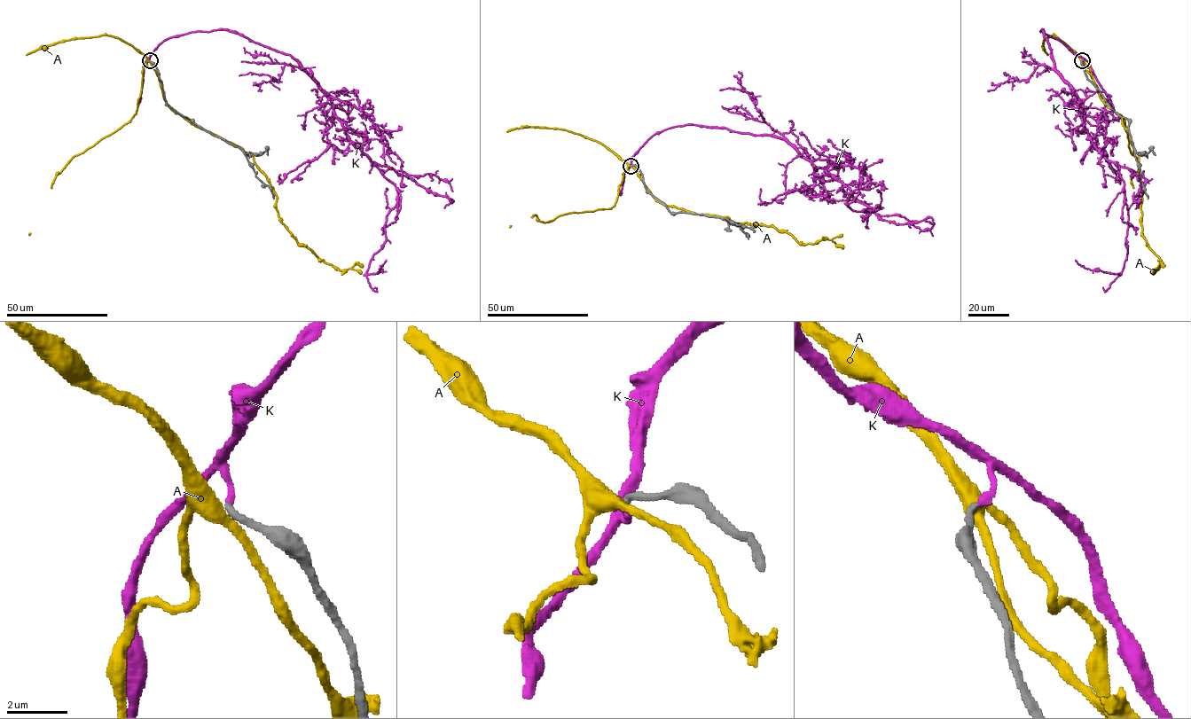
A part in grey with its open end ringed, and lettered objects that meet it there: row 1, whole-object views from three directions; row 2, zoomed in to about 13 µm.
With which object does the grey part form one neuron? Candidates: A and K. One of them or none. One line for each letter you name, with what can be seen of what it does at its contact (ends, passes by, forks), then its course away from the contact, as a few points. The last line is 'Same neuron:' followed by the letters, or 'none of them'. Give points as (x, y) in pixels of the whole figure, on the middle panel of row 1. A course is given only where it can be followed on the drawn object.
K: It ends there. Its course: (630, 166), (654, 135), (675, 127), (774, 135), (878, 207), (867, 212), (848, 206), (866, 159)
Same neuron: K

